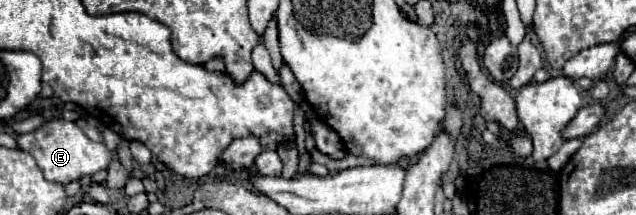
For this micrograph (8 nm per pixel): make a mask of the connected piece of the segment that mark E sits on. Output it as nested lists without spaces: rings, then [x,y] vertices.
[[[52,119],[44,123],[36,133],[20,135],[18,145],[22,151],[28,151],[36,159],[38,167],[42,169],[48,181],[62,185],[68,185],[70,181],[78,181],[84,175],[94,175],[96,171],[106,169],[110,163],[110,151],[104,143],[94,143],[82,133],[82,129],[76,123],[64,119]]]

